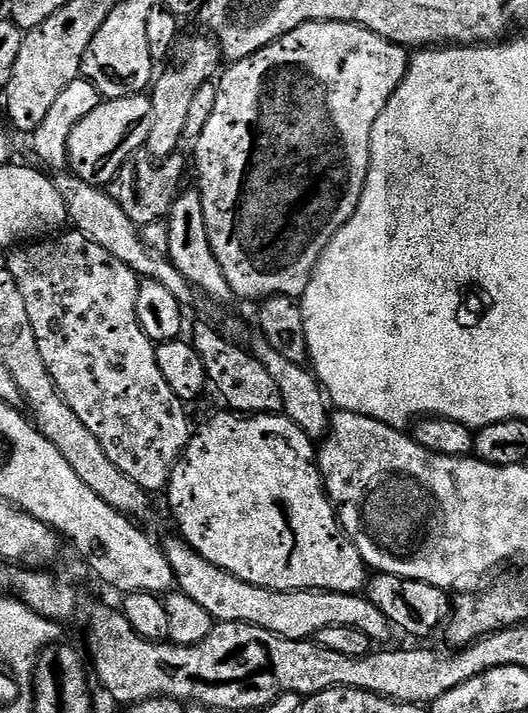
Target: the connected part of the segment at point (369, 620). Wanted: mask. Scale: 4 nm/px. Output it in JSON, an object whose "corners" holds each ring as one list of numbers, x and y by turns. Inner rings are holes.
{"corners":[[183,538,176,540,163,541,164,557,166,562,170,562,170,570,175,587,181,592,185,592,206,614,212,616,213,621,222,624,249,624,258,626,262,630,270,630,287,640,312,640,322,630,330,626,350,626,350,630,362,630,369,640,379,642,379,640,388,640,394,635,394,629,388,620,378,610,364,594,353,594,351,592,323,592,315,588,314,590,298,590,297,592,279,592,270,590,262,586,254,586,250,582,242,582,234,574,206,562]]}

